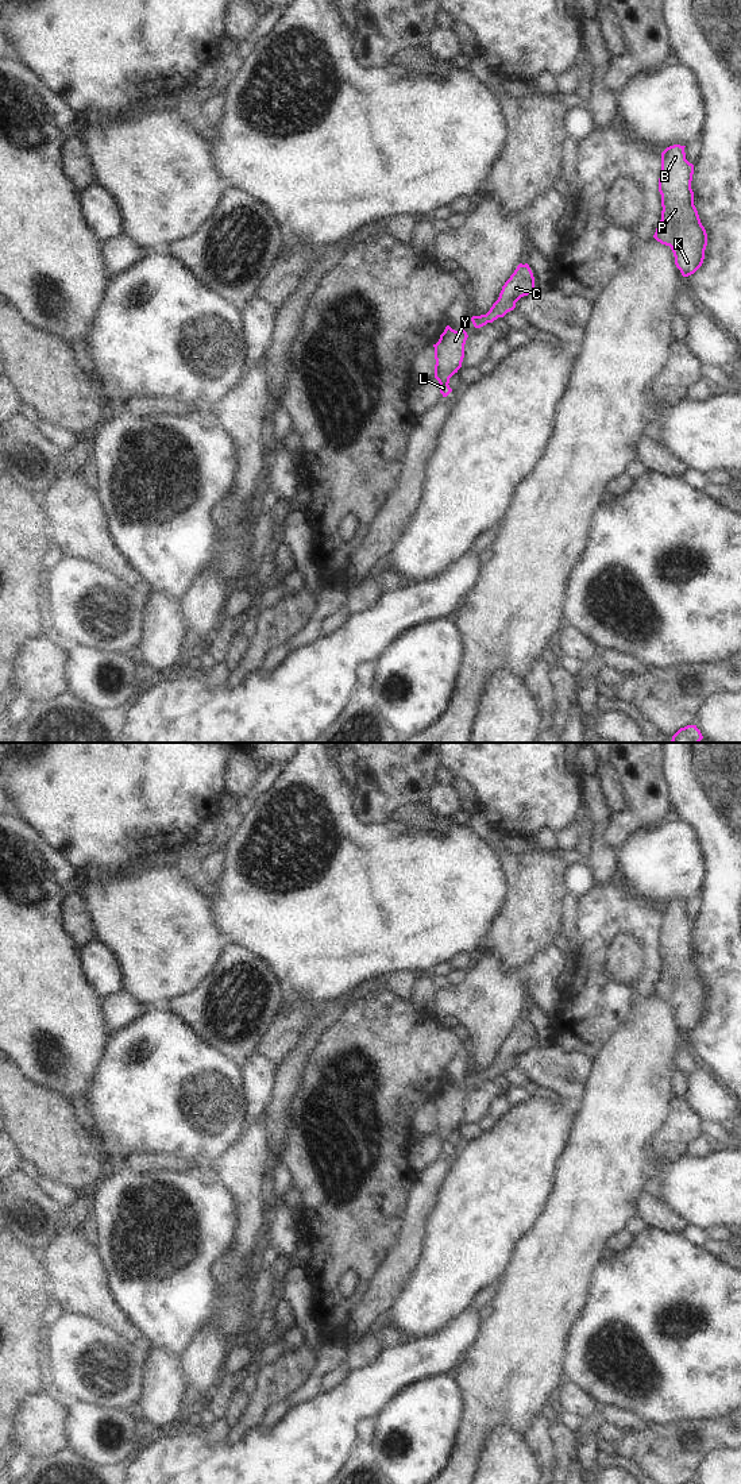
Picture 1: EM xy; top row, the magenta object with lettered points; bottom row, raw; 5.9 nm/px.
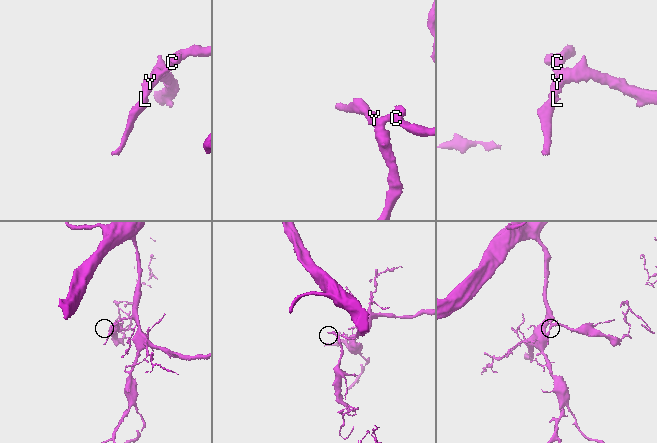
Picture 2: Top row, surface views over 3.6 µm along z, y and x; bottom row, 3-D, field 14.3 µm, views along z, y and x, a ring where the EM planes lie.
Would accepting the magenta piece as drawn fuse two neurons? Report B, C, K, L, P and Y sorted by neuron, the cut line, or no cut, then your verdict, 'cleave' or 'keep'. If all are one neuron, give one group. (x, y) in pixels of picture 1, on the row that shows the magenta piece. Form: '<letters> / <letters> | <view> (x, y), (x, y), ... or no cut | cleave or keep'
B C K L P Y | no cut | keep

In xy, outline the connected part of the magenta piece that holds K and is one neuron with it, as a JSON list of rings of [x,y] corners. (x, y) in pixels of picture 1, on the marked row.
[[[674,144],[661,153],[661,220],[653,238],[669,246],[683,277],[703,263],[707,234],[694,205],[691,181],[694,165],[686,159],[686,146]]]

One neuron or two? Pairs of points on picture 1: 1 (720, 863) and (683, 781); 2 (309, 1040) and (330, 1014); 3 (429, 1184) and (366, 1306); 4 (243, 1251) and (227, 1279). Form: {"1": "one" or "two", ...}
{"1": "one", "2": "one", "3": "one", "4": "one"}

